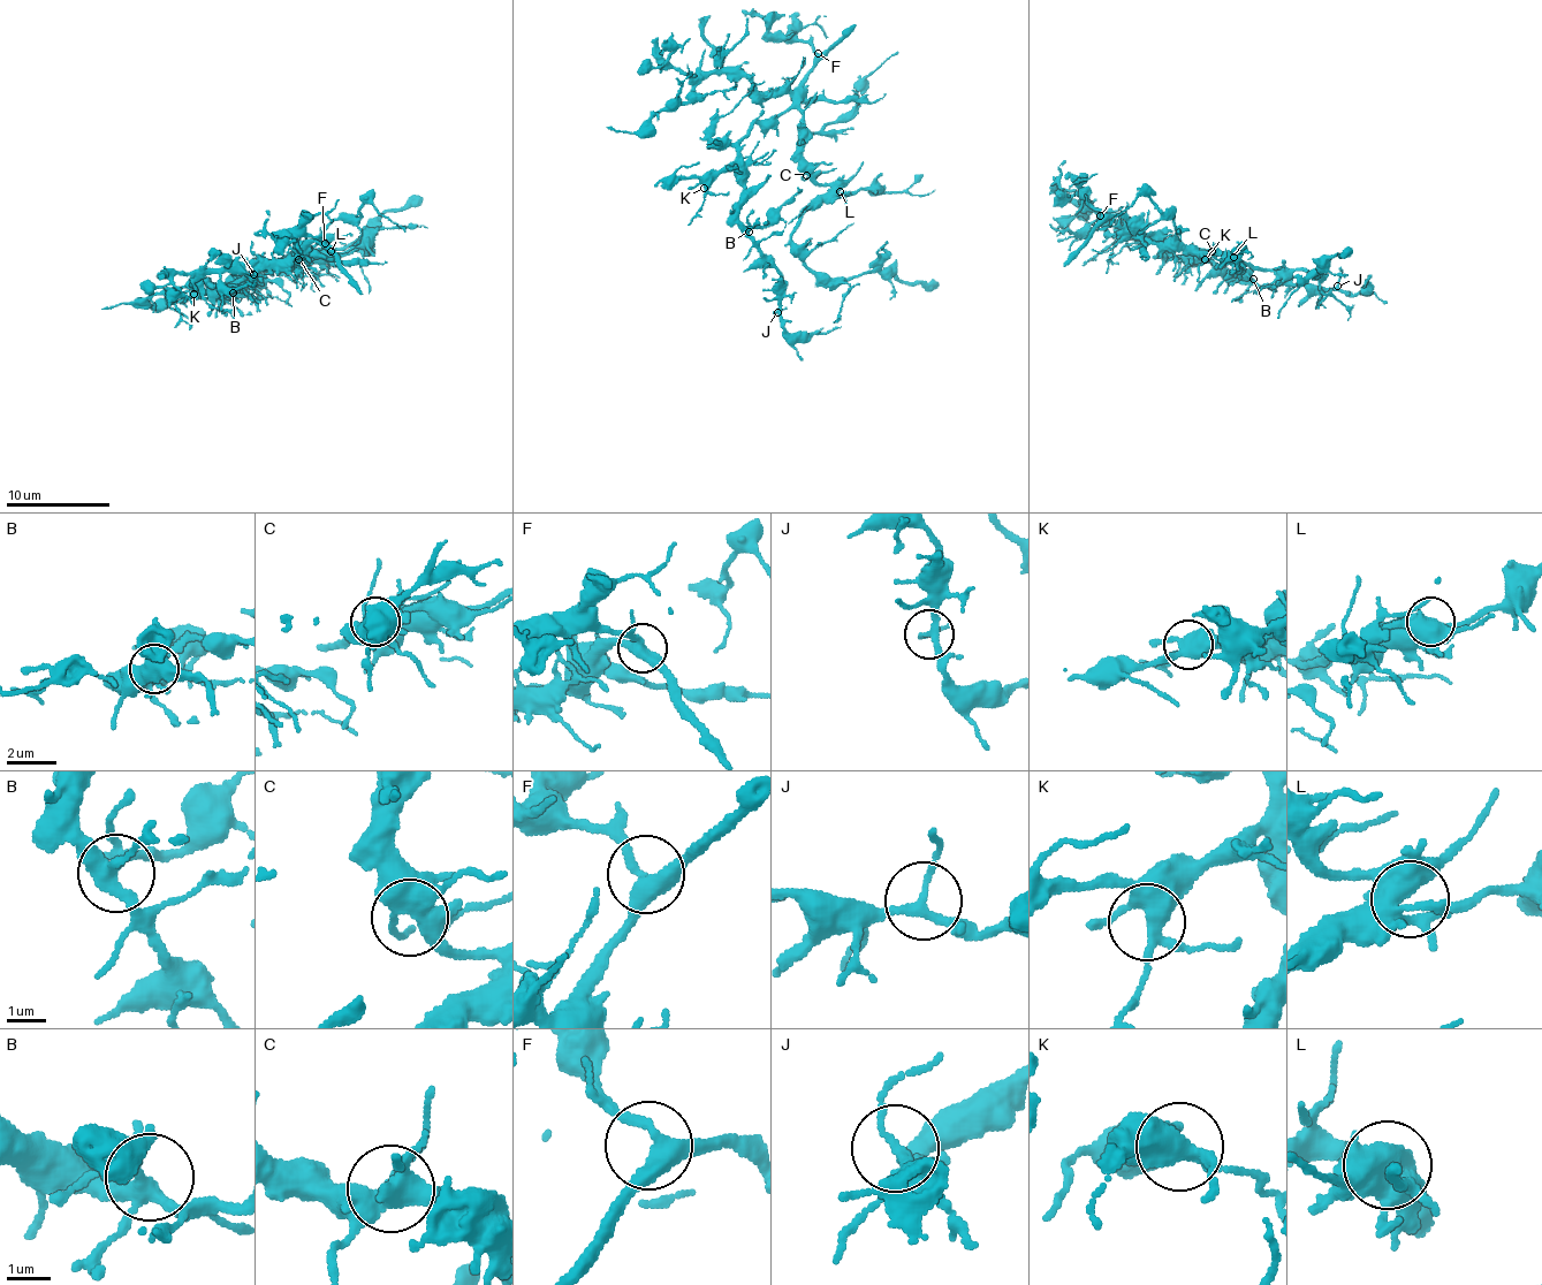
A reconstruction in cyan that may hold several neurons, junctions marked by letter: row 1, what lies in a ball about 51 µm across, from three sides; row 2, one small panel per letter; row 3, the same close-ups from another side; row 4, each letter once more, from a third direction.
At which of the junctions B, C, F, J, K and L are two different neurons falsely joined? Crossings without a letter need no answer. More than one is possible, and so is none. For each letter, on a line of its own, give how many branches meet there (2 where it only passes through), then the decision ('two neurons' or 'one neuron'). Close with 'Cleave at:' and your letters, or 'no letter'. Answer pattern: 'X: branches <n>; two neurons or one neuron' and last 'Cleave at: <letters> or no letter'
B: branches 6; one neuron
C: branches 7; one neuron
F: branches 3; one neuron
J: branches 3; one neuron
K: branches 5; one neuron
L: branches 3; one neuron
Cleave at: no letter

